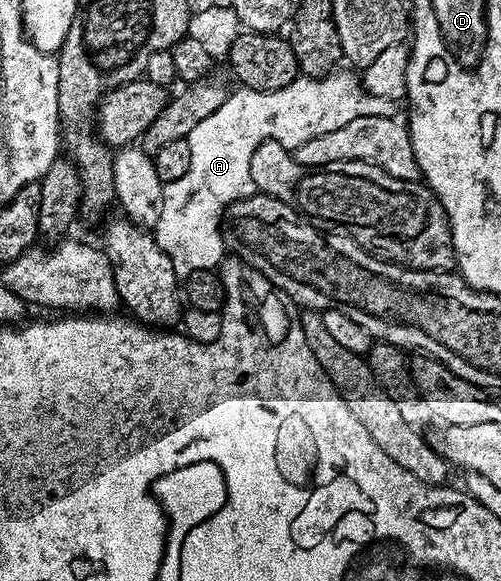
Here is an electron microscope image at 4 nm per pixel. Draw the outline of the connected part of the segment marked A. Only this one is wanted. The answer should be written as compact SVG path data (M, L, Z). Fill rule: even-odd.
M229 96L186 137L191 147L190 169L173 185L164 185L162 211L153 229L156 244L171 259L179 278L220 265L227 254L223 240L224 214L234 201L256 195L249 154L254 154L251 142L255 134L265 130L259 114L261 100L232 100Z

